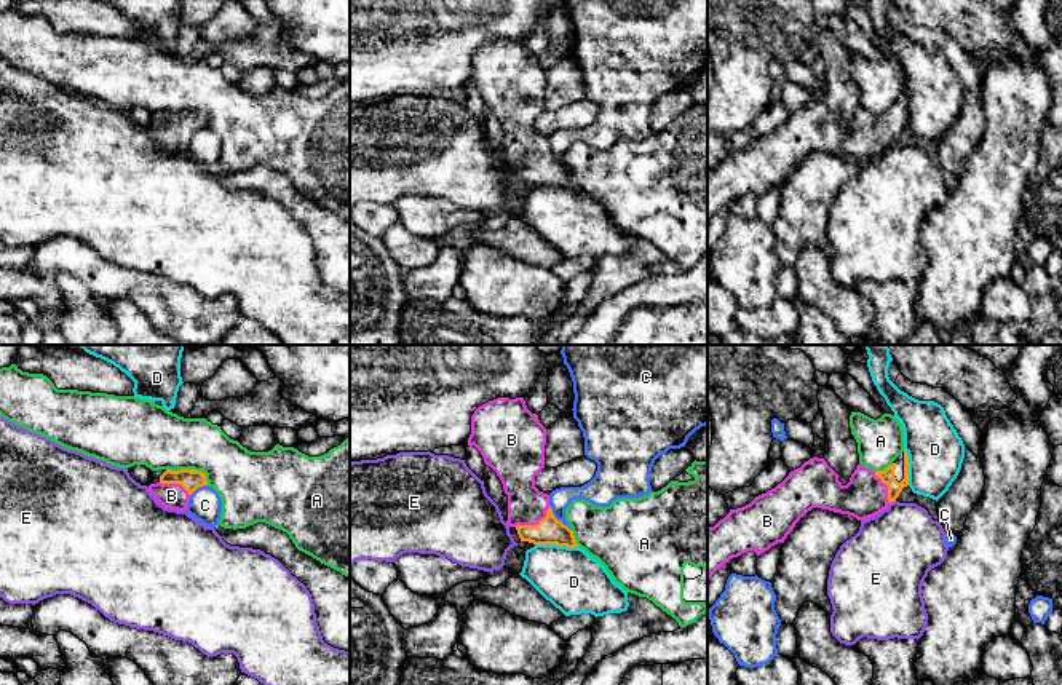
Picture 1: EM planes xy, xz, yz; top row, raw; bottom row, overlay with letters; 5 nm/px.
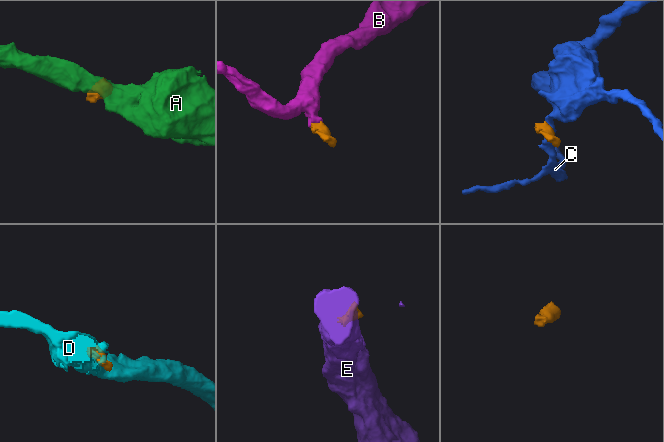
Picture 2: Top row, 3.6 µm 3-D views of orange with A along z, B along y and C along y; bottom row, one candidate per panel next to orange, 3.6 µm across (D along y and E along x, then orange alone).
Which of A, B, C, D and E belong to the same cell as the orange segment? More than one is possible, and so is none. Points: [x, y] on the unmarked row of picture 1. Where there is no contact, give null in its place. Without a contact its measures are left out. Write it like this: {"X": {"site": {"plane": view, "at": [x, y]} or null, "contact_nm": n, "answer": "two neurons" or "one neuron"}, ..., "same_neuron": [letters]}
{"A": {"site": {"plane": "xy", "at": [190, 112]}, "contact_nm": 240, "answer": "two neurons"}, "B": {"site": {"plane": "xz", "at": [537, 166]}, "contact_nm": 220, "answer": "one neuron"}, "C": {"site": {"plane": "xz", "at": [556, 162]}, "contact_nm": 170, "answer": "two neurons"}, "D": {"site": {"plane": "xz", "at": [556, 186]}, "contact_nm": 220, "answer": "two neurons"}, "E": {"site": {"plane": "yz", "at": [891, 144]}, "contact_nm": 40, "answer": "two neurons"}, "same_neuron": ["B"]}

